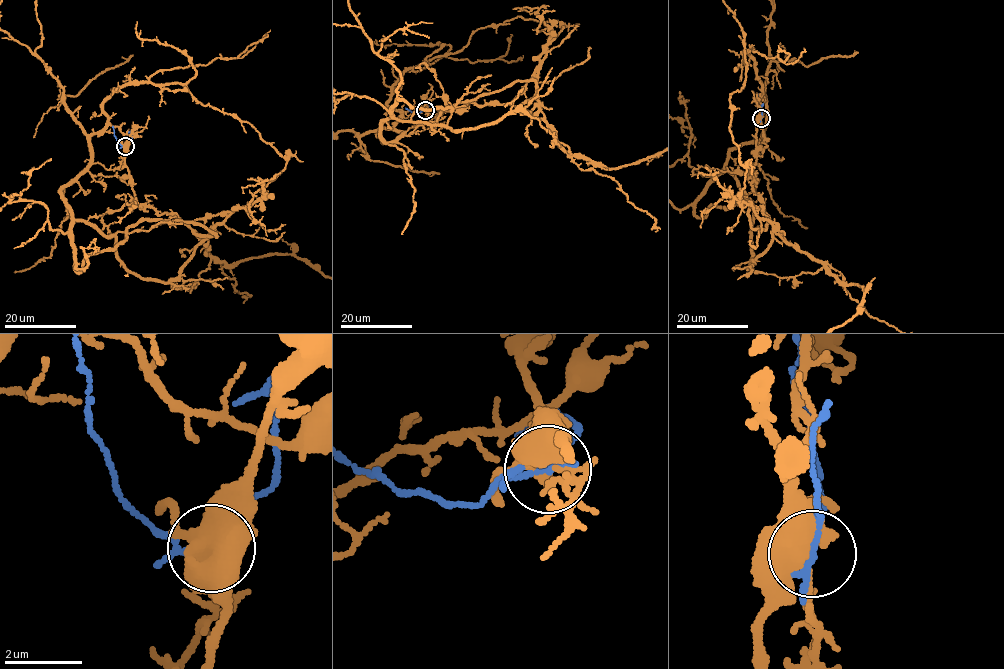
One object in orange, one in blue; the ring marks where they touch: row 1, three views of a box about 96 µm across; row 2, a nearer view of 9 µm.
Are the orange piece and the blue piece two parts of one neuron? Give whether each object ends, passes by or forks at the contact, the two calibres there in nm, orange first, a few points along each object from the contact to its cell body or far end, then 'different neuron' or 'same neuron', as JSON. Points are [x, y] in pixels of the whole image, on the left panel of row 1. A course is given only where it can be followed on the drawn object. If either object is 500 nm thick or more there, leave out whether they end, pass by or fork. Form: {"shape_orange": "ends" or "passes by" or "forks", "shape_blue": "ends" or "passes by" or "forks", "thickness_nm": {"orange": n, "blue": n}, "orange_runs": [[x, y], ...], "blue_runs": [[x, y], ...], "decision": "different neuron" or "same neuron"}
{"thickness_nm": {"orange": 550, "blue": 140}, "blue_runs": [[125, 146], [117, 141], [113, 126]], "decision": "different neuron"}

